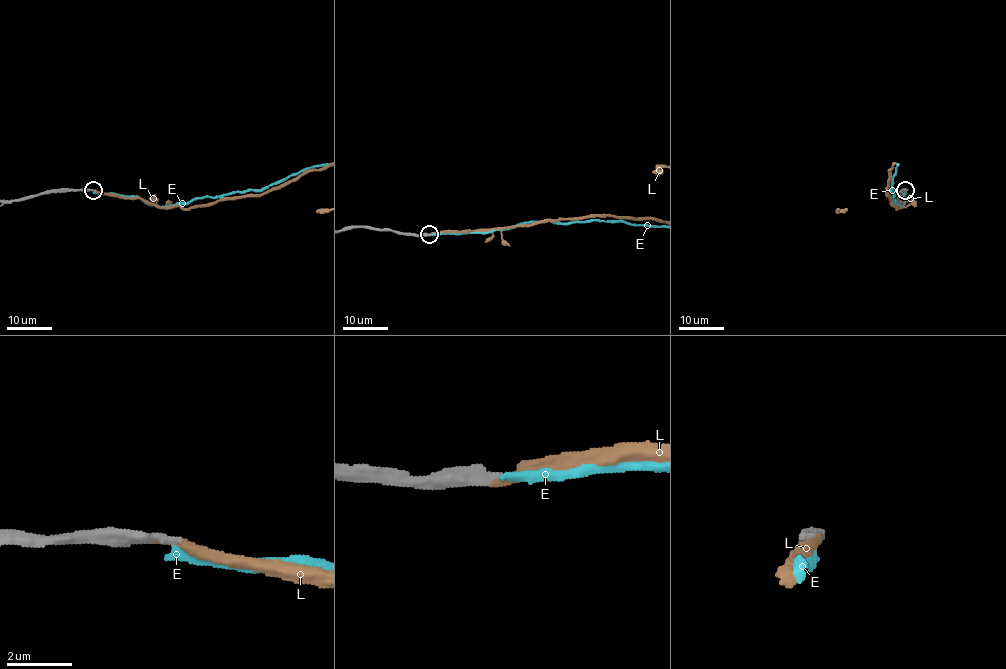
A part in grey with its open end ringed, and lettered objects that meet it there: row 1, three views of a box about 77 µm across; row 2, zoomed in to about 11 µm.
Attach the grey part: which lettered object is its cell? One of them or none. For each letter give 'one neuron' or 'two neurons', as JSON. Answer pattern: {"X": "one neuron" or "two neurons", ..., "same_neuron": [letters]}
{"E": "two neurons", "L": "one neuron", "same_neuron": ["L"]}

